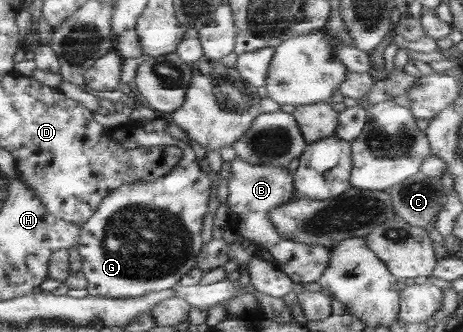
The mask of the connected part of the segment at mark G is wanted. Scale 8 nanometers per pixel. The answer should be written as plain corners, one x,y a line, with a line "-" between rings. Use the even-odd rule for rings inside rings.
155,117
144,122
129,121
111,131
112,140
121,144
125,150
135,148
155,148
159,146
177,146
184,152
181,164
177,164
169,175
157,178
153,182
135,182
125,184
113,190
101,202
98,211
84,224
79,240
79,252
82,256
82,273
88,281
89,295
114,299
145,296
150,292
174,288
180,280
197,267
198,256
203,252
203,222
209,212
211,202
211,180
197,164
193,148
173,138
167,130
165,120

